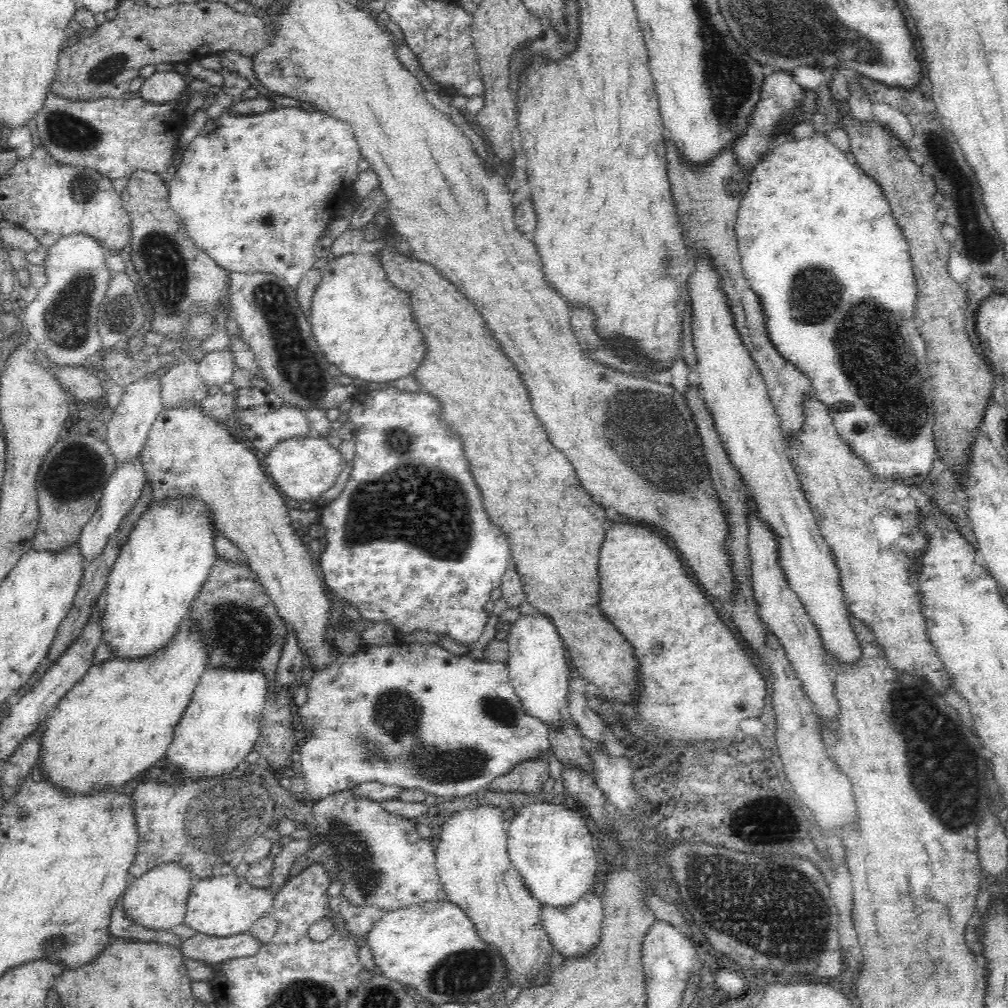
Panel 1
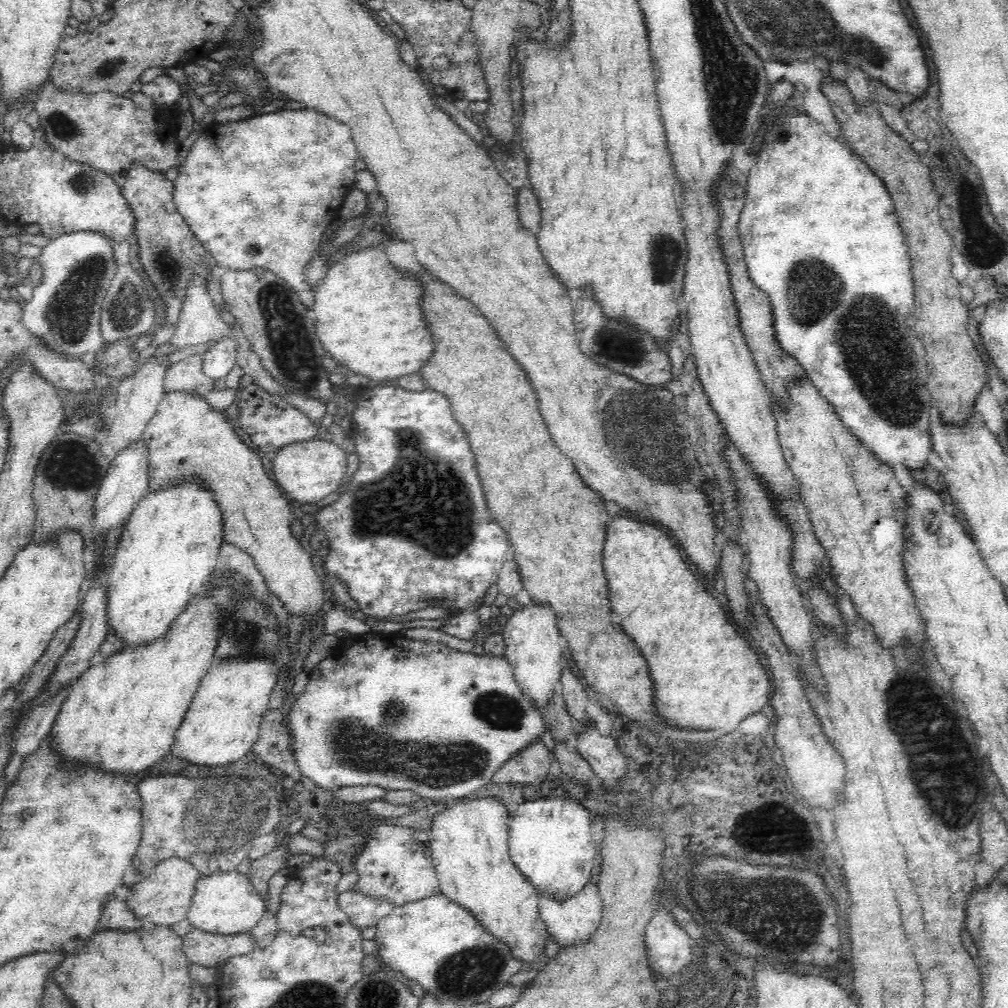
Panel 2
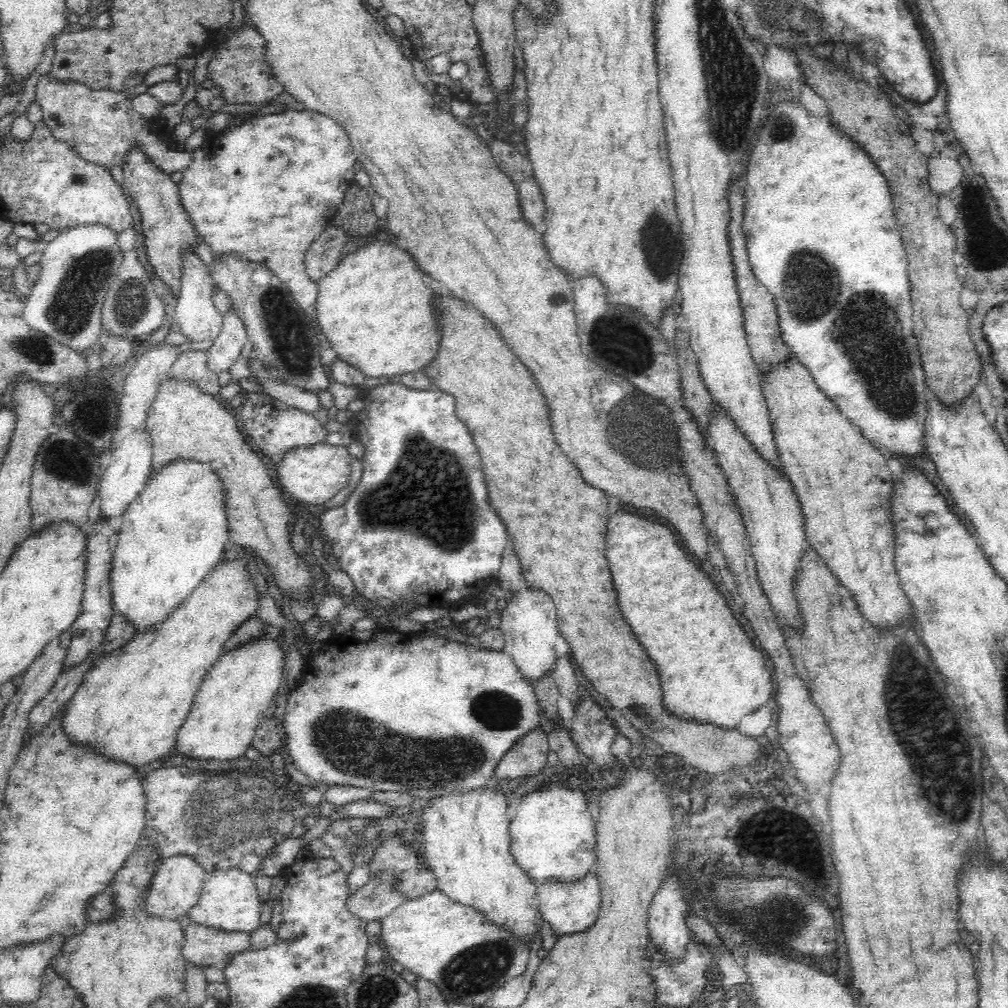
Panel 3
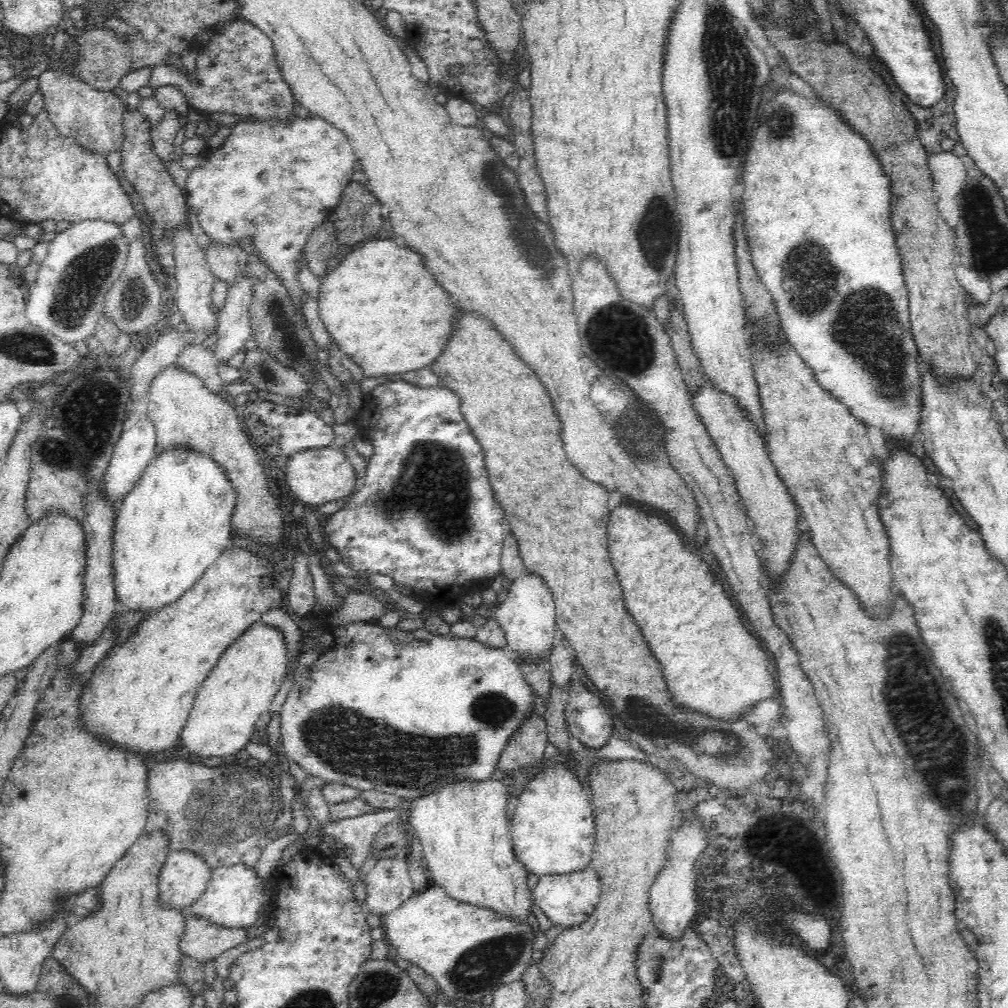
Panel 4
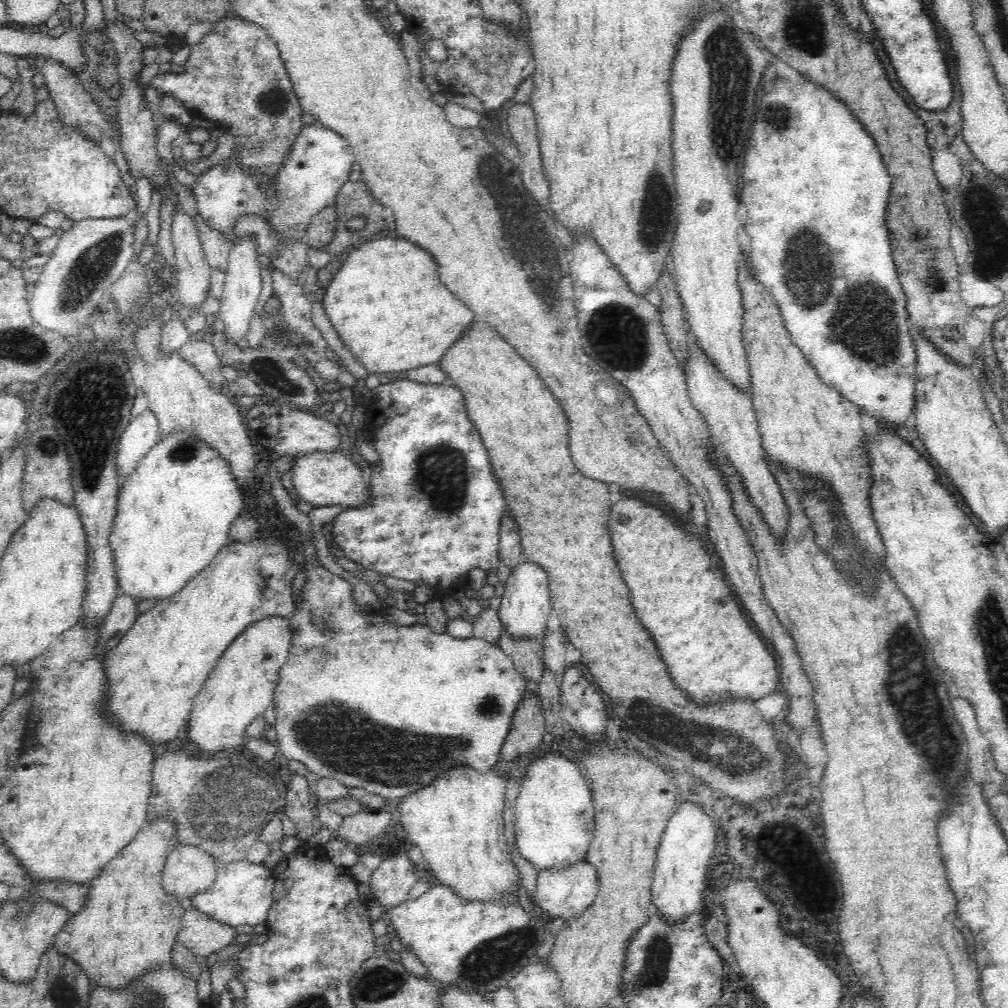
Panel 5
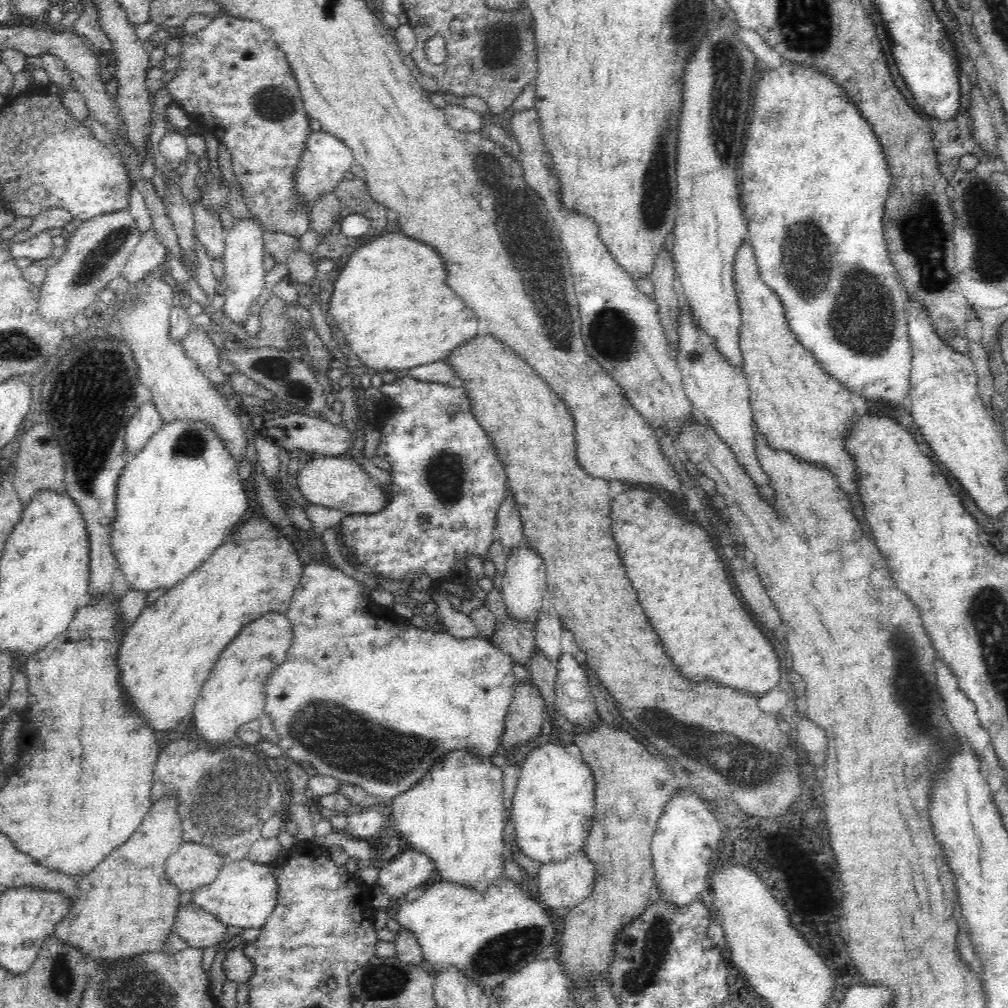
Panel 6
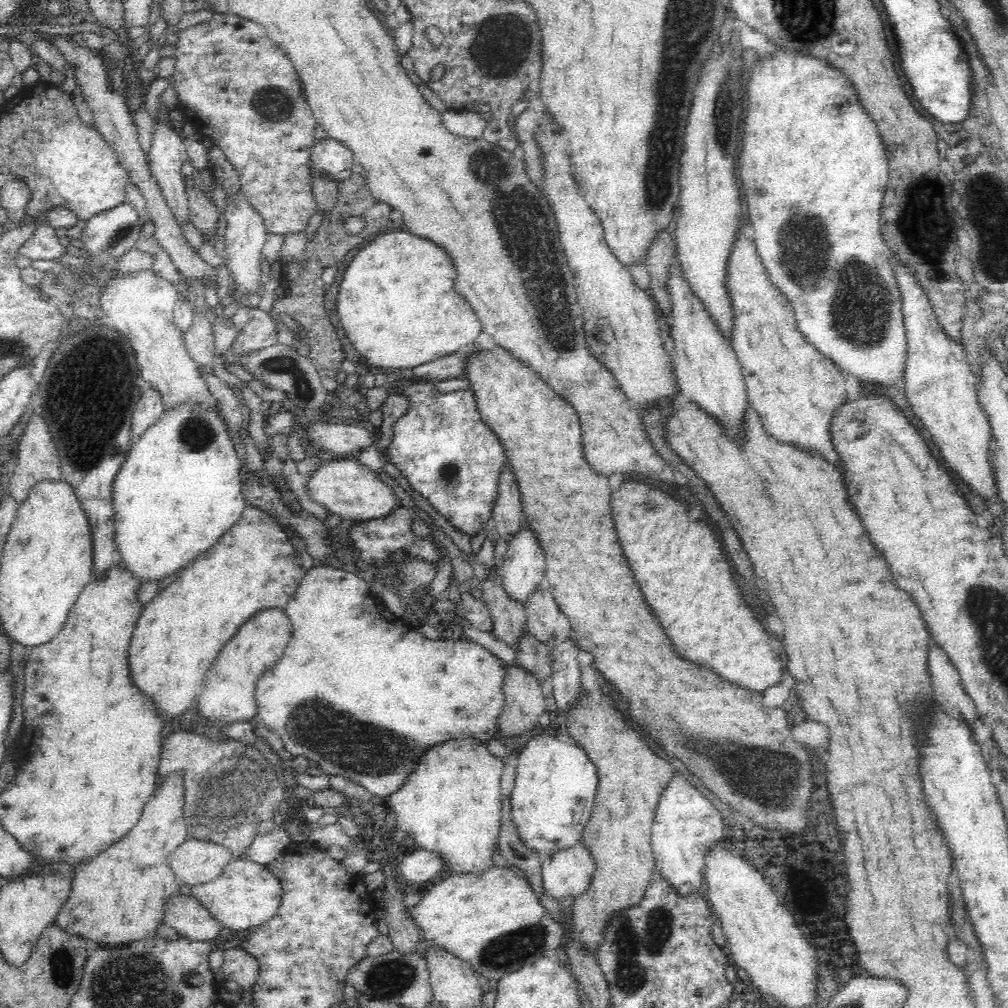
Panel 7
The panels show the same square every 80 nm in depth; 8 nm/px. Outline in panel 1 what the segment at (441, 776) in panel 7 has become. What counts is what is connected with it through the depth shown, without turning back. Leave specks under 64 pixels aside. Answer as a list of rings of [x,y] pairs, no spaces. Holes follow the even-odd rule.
[[[491,803],[454,812],[440,826],[433,851],[439,881],[449,901],[467,914],[478,935],[498,948],[509,964],[505,988],[512,985],[529,989],[532,980],[543,974],[555,950],[541,925],[540,901],[530,893],[522,875],[509,859],[508,821],[502,810]]]

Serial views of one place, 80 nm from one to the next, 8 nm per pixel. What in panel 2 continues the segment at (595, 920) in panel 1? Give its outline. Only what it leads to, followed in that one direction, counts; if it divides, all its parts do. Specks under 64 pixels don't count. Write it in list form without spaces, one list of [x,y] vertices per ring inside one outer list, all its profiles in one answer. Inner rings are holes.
[[[589,880],[578,892],[571,895],[554,895],[554,893],[540,893],[539,917],[547,927],[550,936],[554,936],[556,943],[570,946],[578,942],[586,942],[598,930],[603,918],[603,906],[599,886],[594,880]]]

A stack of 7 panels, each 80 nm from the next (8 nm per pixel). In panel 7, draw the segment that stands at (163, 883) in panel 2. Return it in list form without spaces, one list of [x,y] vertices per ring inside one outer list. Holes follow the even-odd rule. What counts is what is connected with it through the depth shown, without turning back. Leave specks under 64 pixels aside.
[[[191,836],[178,845],[169,857],[177,882],[193,887],[218,878],[232,861],[232,851],[214,841]]]

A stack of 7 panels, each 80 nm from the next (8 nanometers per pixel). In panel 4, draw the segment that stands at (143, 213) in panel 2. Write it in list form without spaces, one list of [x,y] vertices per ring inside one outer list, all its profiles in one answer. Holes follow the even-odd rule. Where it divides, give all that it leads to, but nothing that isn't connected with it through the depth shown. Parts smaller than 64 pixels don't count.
[[[132,96],[128,100],[125,111],[122,113],[123,137],[121,144],[122,168],[126,180],[136,190],[144,204],[146,213],[154,217],[154,226],[150,226],[150,235],[154,243],[154,252],[158,263],[167,276],[174,276],[175,262],[173,259],[172,235],[173,228],[178,223],[188,222],[186,198],[181,188],[162,164],[161,158],[155,153],[152,142],[152,124],[148,116],[140,114],[135,105],[139,97]]]

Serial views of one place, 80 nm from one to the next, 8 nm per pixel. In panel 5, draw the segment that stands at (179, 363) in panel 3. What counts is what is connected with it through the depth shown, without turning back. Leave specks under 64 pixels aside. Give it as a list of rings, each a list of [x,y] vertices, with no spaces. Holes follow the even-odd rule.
[[[189,338],[178,351],[186,361],[192,363],[201,372],[202,376],[206,377],[207,381],[210,381],[212,388],[224,390],[226,380],[220,373],[222,365],[219,360],[220,354],[210,341]]]

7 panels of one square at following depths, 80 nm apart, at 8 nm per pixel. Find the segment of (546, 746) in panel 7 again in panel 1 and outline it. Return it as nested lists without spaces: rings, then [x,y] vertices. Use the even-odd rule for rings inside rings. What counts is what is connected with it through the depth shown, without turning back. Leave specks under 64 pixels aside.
[[[544,802],[520,808],[508,821],[509,859],[540,904],[565,908],[592,889],[597,868],[597,848],[587,819],[578,806]]]

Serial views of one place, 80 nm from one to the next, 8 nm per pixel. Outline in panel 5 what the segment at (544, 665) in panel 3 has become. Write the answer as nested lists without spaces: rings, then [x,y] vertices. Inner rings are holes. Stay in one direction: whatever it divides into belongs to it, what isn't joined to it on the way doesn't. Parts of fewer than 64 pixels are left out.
[[[522,560],[511,568],[504,588],[500,608],[497,611],[500,622],[514,637],[534,637],[541,640],[552,610],[546,572],[540,568],[540,564]]]

